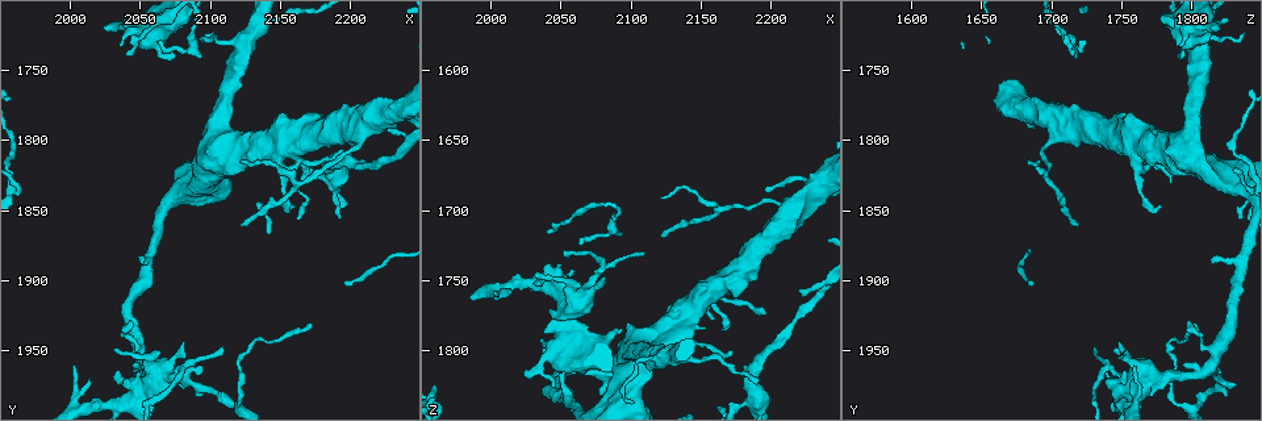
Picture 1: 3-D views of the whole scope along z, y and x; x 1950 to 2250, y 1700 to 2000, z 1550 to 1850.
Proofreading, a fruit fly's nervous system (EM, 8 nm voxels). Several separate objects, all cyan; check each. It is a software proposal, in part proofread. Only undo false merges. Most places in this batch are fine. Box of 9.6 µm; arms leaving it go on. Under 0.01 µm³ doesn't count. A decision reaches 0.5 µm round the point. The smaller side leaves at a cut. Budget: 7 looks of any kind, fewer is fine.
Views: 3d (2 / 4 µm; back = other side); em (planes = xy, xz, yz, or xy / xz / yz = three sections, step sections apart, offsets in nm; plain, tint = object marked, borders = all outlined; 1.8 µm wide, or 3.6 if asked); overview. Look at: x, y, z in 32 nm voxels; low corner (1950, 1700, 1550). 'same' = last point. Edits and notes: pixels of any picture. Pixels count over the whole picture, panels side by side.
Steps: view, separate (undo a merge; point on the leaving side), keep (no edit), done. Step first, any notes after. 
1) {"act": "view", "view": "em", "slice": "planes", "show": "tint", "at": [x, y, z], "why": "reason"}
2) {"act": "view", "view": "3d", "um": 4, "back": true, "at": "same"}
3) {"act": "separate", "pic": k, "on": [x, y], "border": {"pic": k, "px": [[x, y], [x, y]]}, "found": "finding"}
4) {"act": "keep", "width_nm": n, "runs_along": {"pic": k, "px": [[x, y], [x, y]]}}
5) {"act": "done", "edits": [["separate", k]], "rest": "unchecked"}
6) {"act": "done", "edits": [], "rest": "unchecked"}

{"act": "view", "view": "em", "um": 3.6, "slice": "planes", "show": "tint", "at": [2108, 1818, 1800], "why": "sharp bend"}

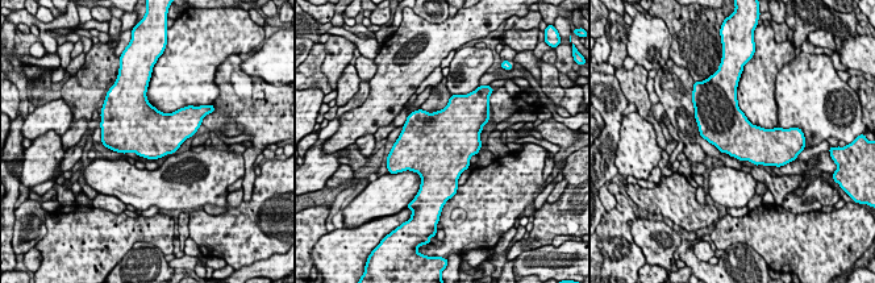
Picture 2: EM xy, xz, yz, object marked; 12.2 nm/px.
{"act": "keep", "found": "one neuron here"}

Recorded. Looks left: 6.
{"act": "view", "view": "3d", "um": 2, "back": true, "at": [2034, 1720, 1806], "why": "calibre changes"}

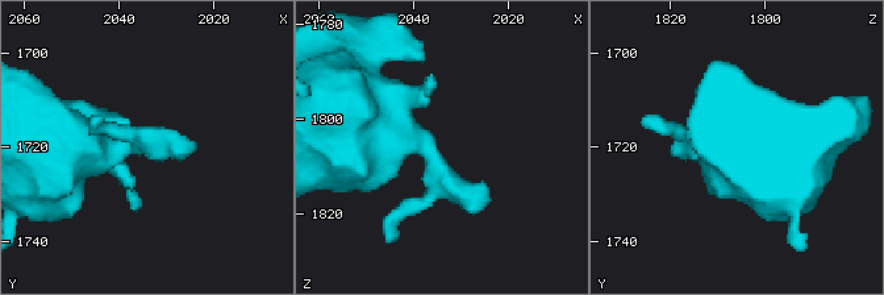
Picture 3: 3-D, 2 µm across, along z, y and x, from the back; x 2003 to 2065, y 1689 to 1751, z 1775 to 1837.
{"act": "view", "view": "em", "slice": "yz", "step": 16, "show": "tint", "at": [2036, 1720, 1808], "why": "need the tissue"}

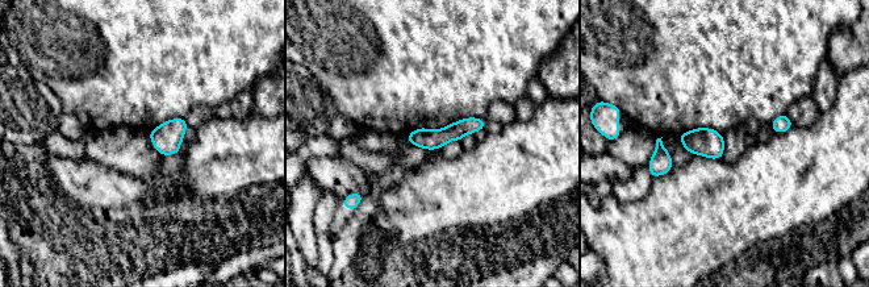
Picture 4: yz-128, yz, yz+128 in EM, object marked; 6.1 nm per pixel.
{"act": "keep", "runs_along": {"pic": 4, "px": [[481, 123], [441, 137], [410, 137]]}, "found": "one neuron here"}

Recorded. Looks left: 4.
{"act": "view", "view": "3d", "um": 4, "at": [2190, 1826, 1834], "why": "three-way junction"}

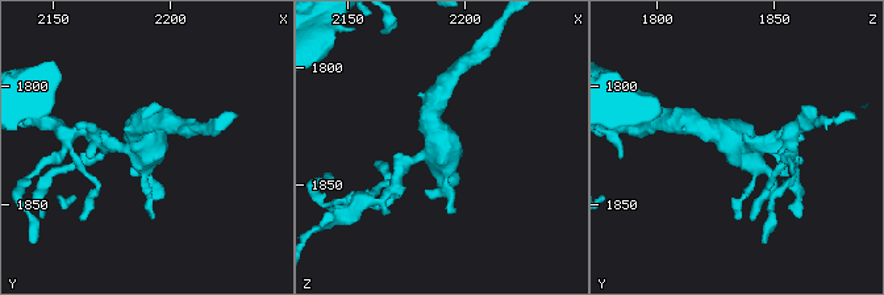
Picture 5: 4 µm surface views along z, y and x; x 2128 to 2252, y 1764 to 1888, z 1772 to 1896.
{"act": "view", "view": "em", "slice": "xy", "step": 16, "show": "borders", "at": [2192, 1825, 1833], "why": "need the tissue"}

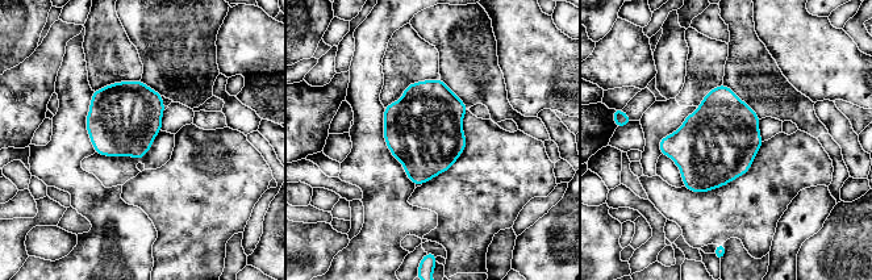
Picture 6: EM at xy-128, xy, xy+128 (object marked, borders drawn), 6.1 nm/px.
{"act": "view", "view": "em", "slice": "planes", "show": "borders", "at": "same"}

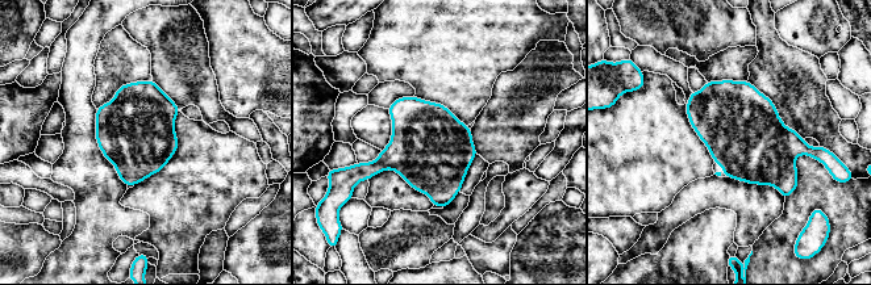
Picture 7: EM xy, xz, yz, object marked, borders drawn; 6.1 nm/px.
{"act": "keep", "found": "all the same neuron"}

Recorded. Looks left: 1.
{"act": "done", "edits": [], "rest": "unchecked"}

